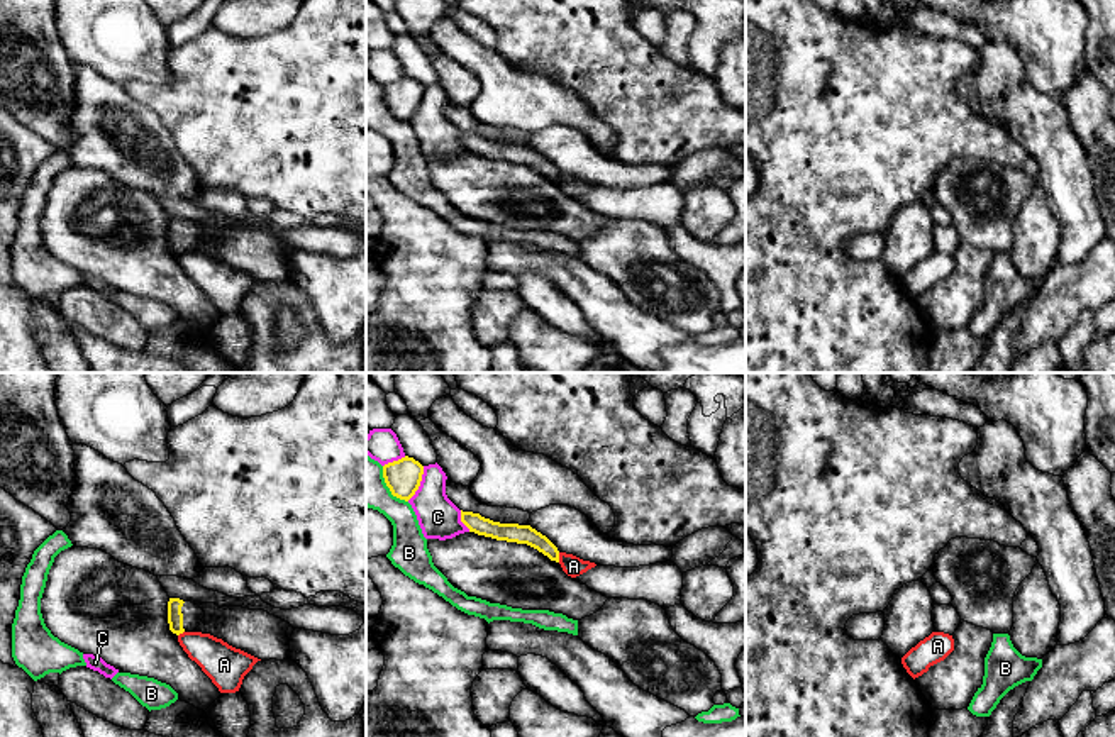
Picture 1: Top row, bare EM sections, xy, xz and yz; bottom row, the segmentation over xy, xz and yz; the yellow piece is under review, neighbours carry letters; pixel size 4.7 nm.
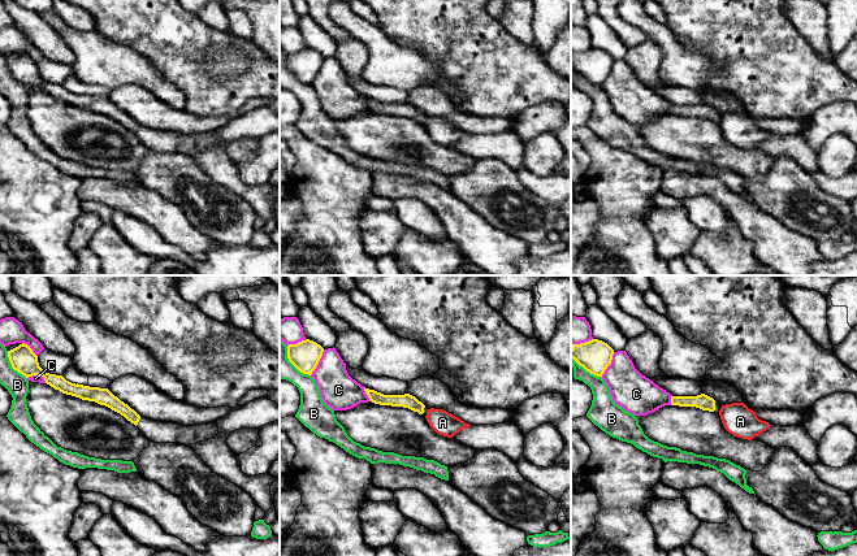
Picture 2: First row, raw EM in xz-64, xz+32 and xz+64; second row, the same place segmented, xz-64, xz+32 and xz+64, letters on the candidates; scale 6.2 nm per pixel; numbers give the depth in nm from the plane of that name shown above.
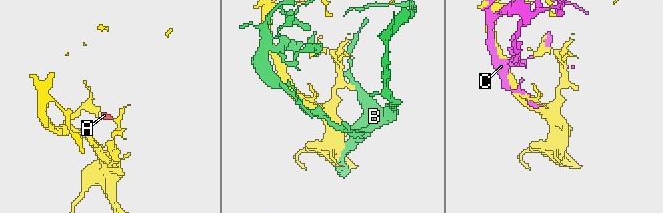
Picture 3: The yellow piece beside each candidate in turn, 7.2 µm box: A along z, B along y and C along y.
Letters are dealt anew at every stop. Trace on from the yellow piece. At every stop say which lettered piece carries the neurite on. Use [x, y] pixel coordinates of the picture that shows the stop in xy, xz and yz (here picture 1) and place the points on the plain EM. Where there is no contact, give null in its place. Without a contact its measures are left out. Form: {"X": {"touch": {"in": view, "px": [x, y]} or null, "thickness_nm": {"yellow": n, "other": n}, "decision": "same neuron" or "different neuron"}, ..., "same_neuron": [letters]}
{"A": {"touch": {"in": "xz", "px": [558, 178]}, "thickness_nm": {"yellow": 100, "other": 100}, "decision": "different neuron"}, "B": {"touch": {"in": "xz", "px": [388, 107]}, "thickness_nm": {"yellow": 170, "other": 180}, "decision": "different neuron"}, "C": {"touch": {"in": "xz", "px": [419, 104]}, "thickness_nm": {"yellow": 170, "other": 190}, "decision": "different neuron"}, "same_neuron": []}

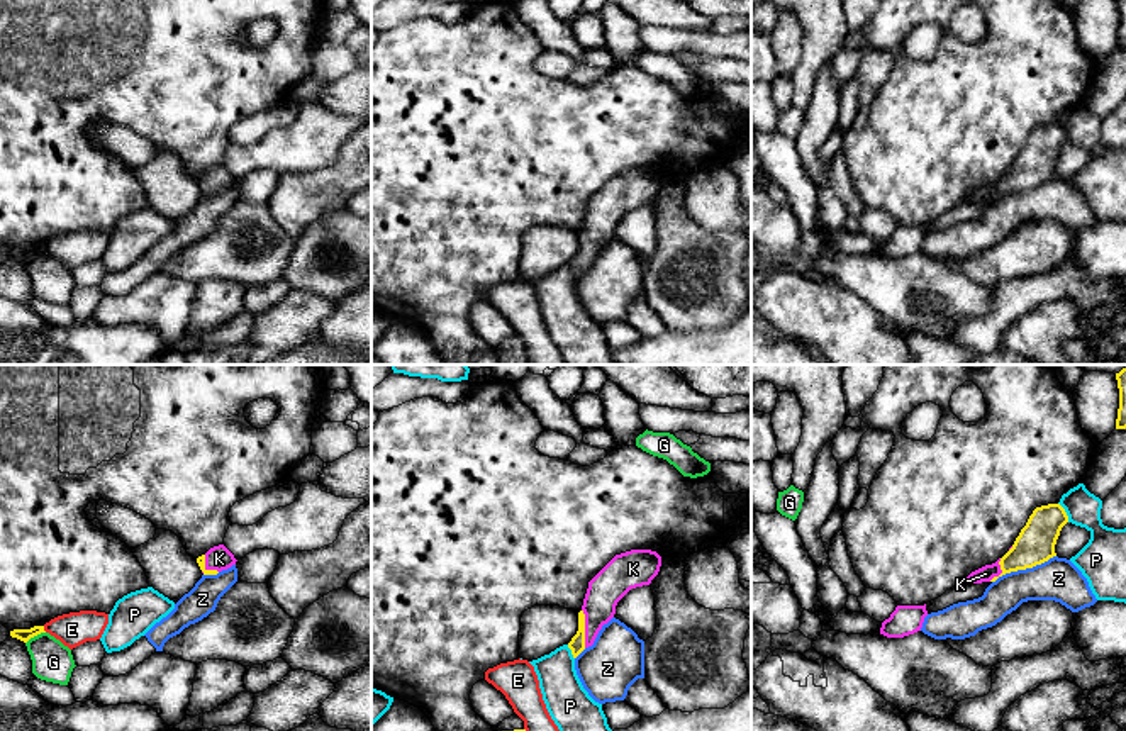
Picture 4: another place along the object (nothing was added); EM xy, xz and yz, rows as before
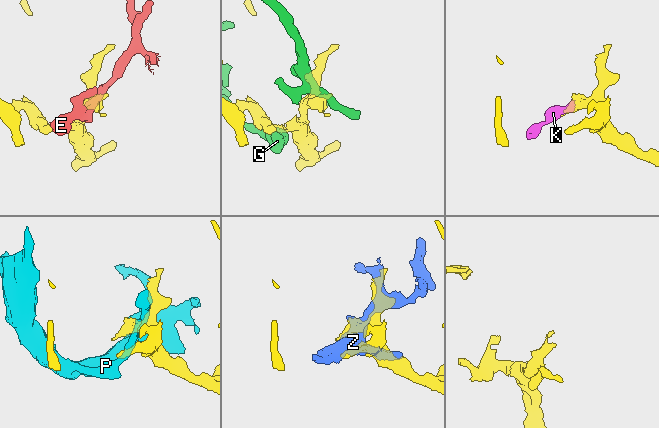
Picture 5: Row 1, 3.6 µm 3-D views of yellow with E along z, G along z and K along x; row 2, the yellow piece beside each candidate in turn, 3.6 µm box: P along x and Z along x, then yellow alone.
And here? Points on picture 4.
{"E": {"touch": {"in": "xy", "px": [43, 250]}, "thickness_nm": {"yellow": 60, "other": 160}, "decision": "different neuron"}, "G": {"touch": {"in": "xy", "px": [34, 255]}, "thickness_nm": {"yellow": 60, "other": 190}, "decision": "different neuron"}, "K": {"touch": {"in": "xz", "px": [584, 248]}, "thickness_nm": {"yellow": 80, "other": 170}, "decision": "same neuron"}, "P": {"touch": {"in": "yz", "px": [1065, 133]}, "thickness_nm": {"yellow": 190, "other": 180}, "decision": "different neuron"}, "Z": {"touch": {"in": "yz", "px": [1023, 189]}, "thickness_nm": {"yellow": 190, "other": 200}, "decision": "different neuron"}, "same_neuron": ["K"]}

